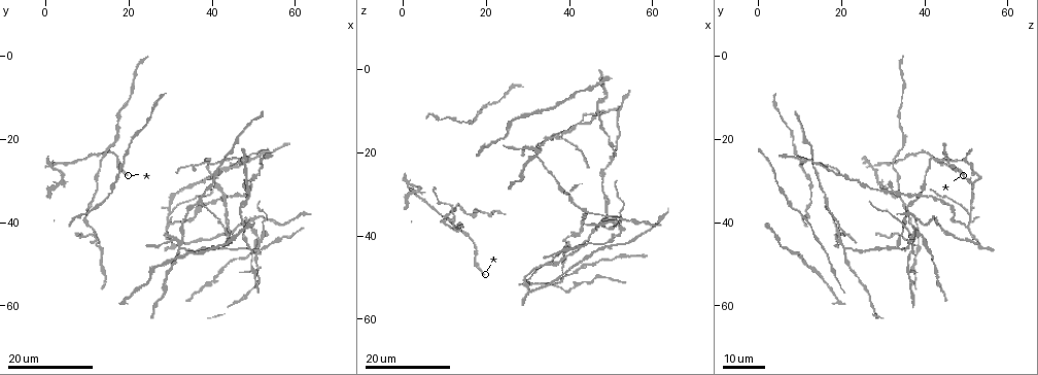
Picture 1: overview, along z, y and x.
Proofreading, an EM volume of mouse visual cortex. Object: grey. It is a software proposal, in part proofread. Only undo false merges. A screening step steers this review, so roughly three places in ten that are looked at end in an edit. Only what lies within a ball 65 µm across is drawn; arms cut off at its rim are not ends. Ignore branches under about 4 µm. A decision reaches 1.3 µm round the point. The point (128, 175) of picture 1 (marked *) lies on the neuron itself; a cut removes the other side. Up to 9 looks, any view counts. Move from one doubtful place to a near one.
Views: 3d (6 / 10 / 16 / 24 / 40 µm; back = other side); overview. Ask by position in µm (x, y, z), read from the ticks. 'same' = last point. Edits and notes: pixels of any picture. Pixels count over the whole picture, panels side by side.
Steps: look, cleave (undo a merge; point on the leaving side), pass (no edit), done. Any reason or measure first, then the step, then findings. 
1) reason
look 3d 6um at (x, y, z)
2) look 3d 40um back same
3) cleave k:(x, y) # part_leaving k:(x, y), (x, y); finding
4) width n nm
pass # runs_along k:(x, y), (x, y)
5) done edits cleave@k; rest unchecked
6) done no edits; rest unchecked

two arms in line, one across
look 3d 16um at (29.5, 38.0, 50.5)

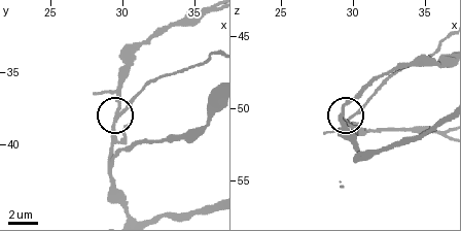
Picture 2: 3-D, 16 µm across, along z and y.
look 3d 6um at (29.8, 38.2, 50.6)

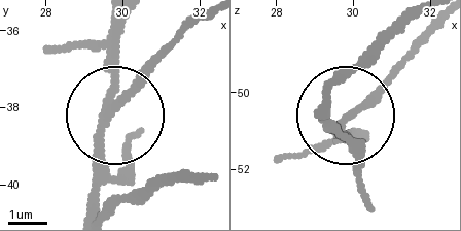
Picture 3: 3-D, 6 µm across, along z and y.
look 3d 6um back at (29.80, 38.05, 50.65)

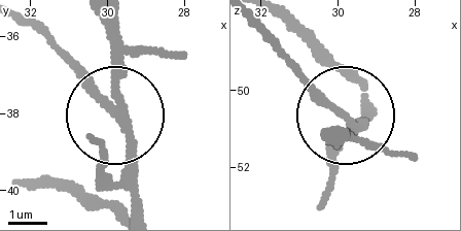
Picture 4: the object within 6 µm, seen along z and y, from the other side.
width 180 nm
pass # continuous, no second neuron

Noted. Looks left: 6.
three-way junction
look 3d 16um at (32.5, 44.5, 19.5)

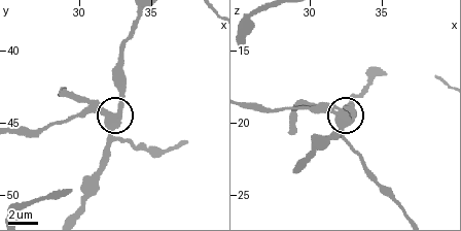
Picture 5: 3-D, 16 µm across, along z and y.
closer look
look 3d 10um at (32.4, 44.6, 19.2)

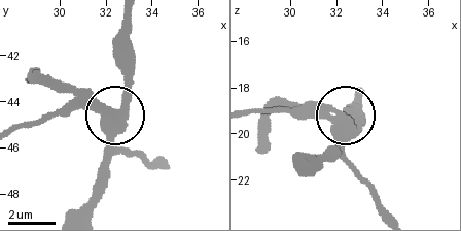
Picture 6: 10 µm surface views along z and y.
cleave 6:(77, 106) # part_leaving 6:(109, 113), (64, 108), (18, 124); two neurons meet here

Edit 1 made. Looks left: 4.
see it whole again
look overview

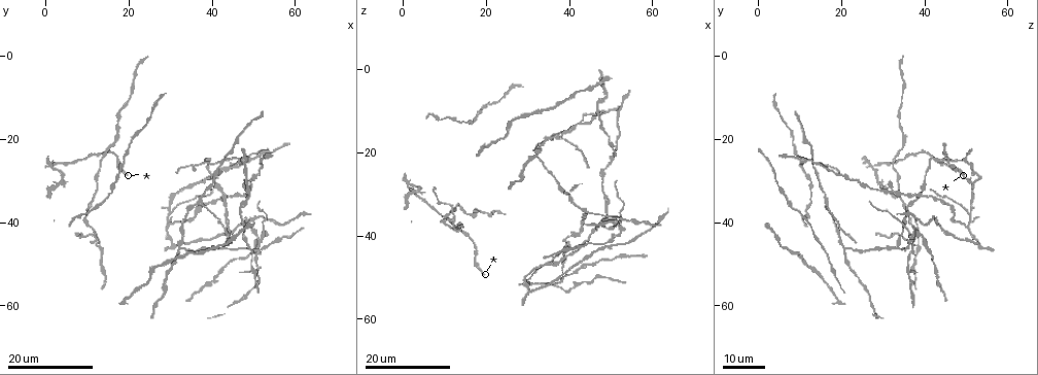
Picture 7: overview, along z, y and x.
look 3d 16um at (37.5, 35.0, 16.5)

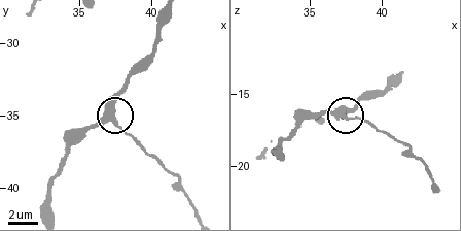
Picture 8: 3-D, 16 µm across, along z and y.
look 3d 6um at (37.4, 35.4, 16.6)

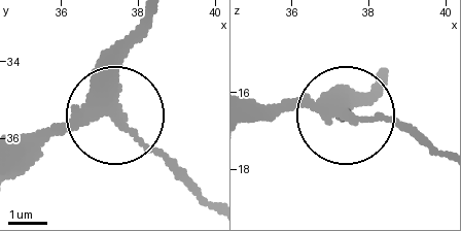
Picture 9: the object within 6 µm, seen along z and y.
width 350 nm
cleave 9:(146, 144) # part_leaving 9:(114, 96), (123, 122), (212, 201); two neurons meet here

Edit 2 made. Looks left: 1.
done edits cleave@6, cleave@9; rest unchecked

